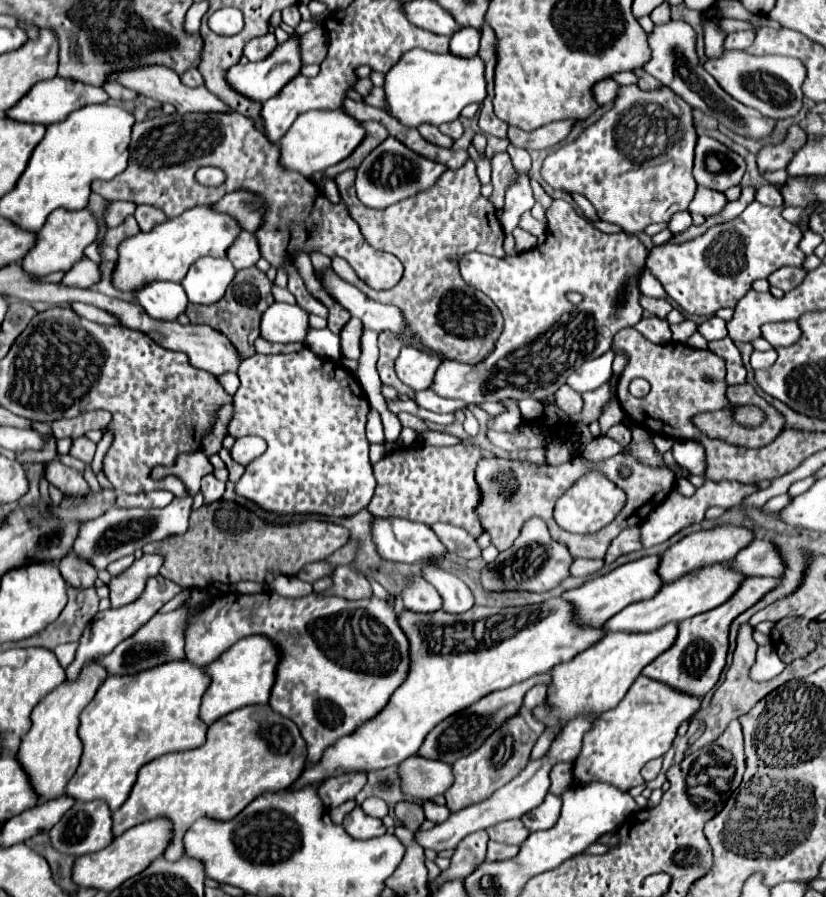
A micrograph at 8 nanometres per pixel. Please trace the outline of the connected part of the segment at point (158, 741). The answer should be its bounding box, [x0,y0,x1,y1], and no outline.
[66,662,208,812]

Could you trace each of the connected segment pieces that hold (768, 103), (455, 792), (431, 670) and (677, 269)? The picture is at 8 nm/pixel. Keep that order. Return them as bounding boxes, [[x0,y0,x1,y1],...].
[[704,50,806,118],[444,684,548,812],[288,598,604,790],[646,200,806,316]]

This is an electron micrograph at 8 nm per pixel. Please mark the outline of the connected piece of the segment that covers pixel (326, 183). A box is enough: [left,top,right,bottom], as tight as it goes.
[320,176,340,202]

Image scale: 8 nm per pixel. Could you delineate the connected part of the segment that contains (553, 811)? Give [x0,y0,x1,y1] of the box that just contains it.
[520,794,562,832]

